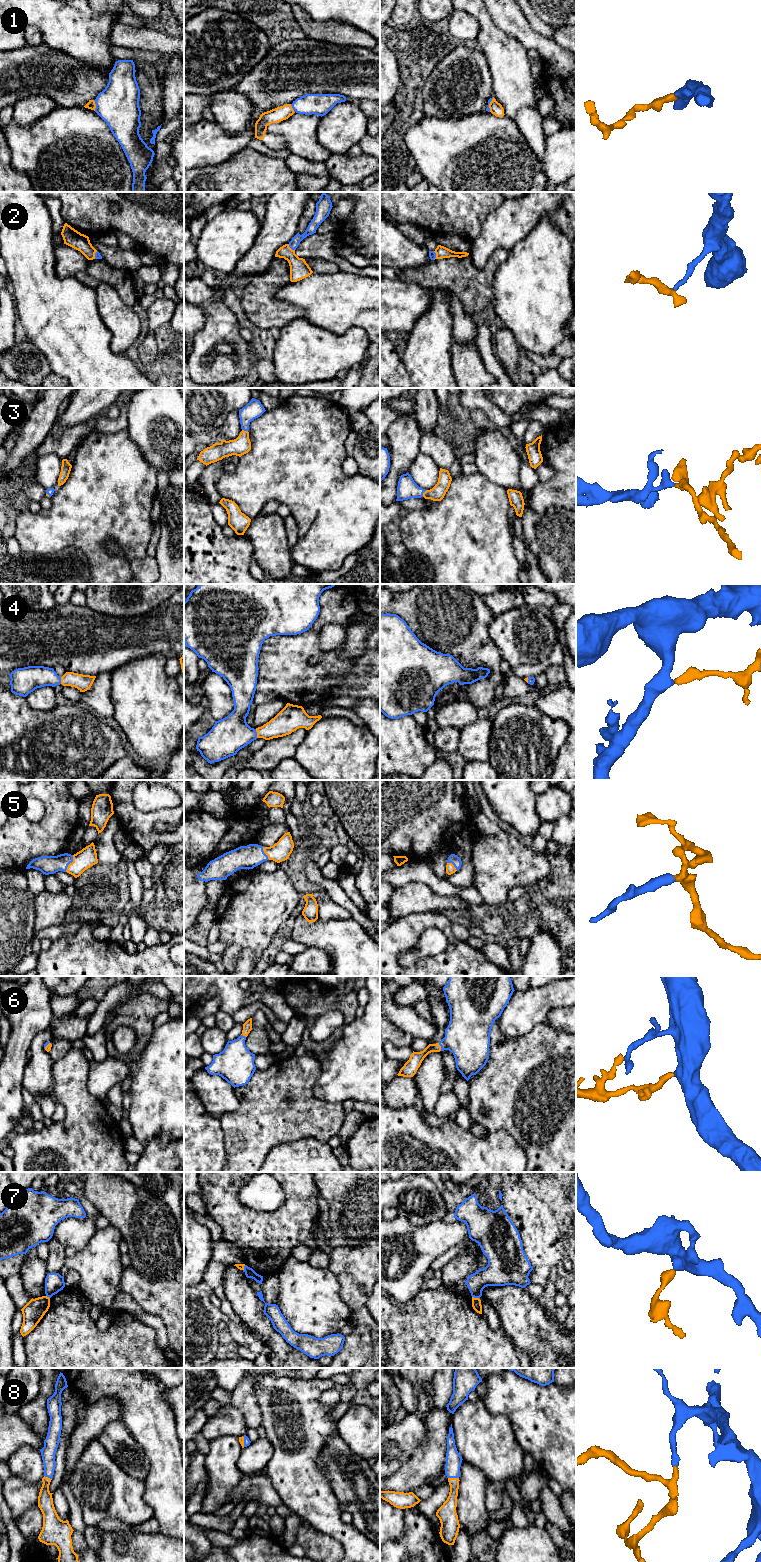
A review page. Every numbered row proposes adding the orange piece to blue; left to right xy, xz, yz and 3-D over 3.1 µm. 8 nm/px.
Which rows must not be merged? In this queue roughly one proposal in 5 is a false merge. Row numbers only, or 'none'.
1, 7

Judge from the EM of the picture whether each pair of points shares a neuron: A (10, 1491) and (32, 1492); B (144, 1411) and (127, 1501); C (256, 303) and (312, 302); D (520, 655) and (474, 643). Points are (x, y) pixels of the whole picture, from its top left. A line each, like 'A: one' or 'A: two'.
A: one
B: two
C: two
D: two

